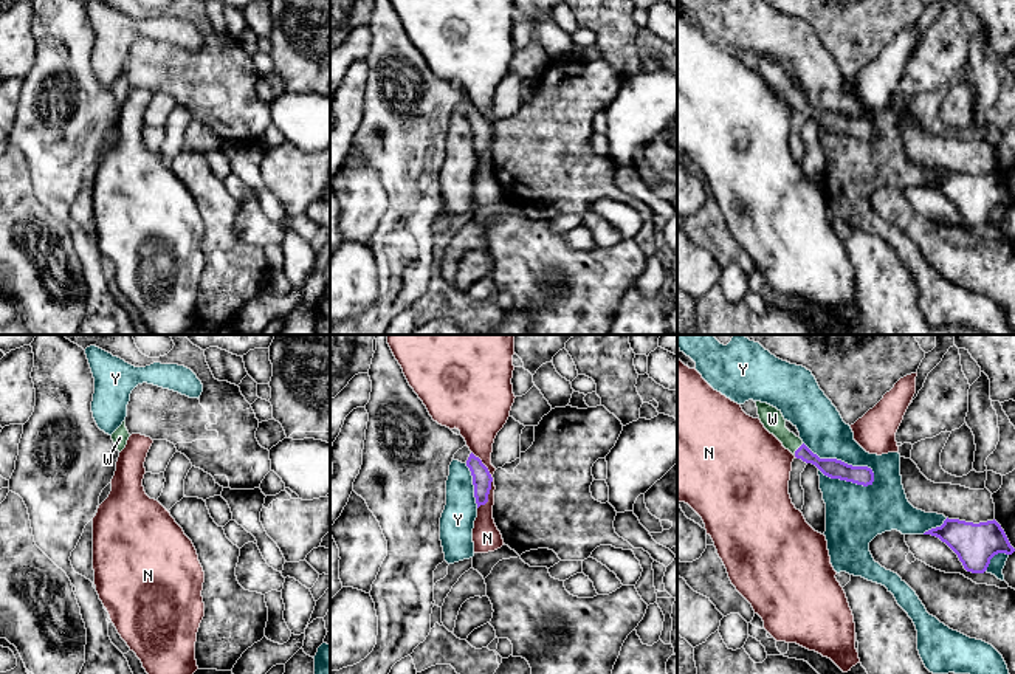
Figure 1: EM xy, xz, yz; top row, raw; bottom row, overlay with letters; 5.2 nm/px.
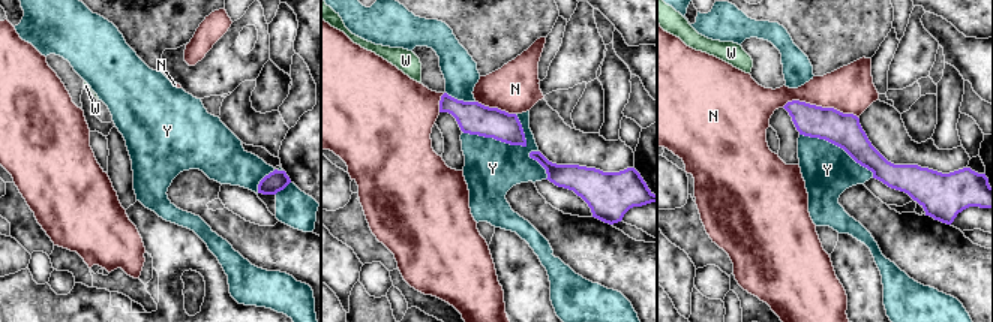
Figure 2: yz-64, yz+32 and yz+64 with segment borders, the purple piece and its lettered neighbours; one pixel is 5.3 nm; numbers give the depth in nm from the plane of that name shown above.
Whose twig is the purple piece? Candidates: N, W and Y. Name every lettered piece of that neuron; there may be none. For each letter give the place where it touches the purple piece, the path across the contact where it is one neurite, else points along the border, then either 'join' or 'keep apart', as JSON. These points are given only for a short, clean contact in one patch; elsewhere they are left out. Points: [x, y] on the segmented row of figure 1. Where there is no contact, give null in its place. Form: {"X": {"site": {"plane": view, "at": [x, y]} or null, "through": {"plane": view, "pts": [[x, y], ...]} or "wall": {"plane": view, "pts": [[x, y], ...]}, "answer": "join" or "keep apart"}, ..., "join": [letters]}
{"N": {"site": {"plane": "xz", "at": [492, 481]}, "wall": {"plane": "xz", "pts": [[471, 451], [492, 477], [488, 499], [478, 508]]}, "answer": "keep apart"}, "W": {"site": {"plane": "yz", "at": [797, 450]}, "through": {"plane": "yz", "pts": [[832, 468], [797, 450], [772, 419]]}, "answer": "join"}, "Y": {"site": {"plane": "yz", "at": [843, 462]}, "answer": "keep apart"}, "join": ["W"]}

